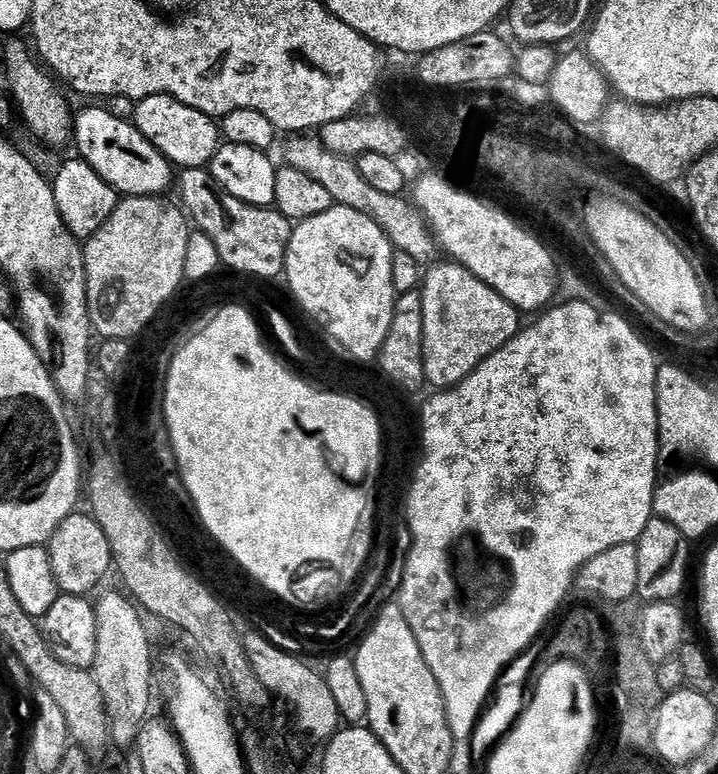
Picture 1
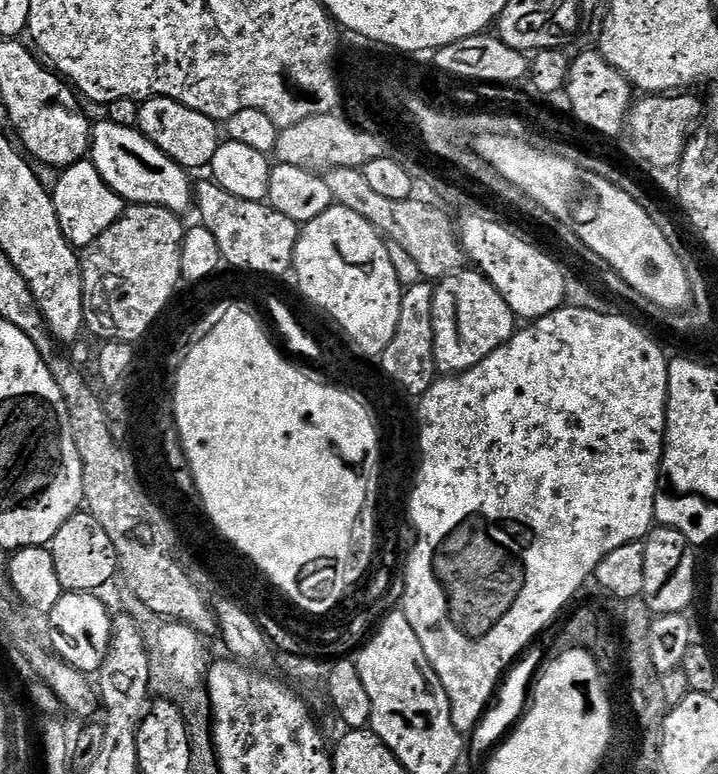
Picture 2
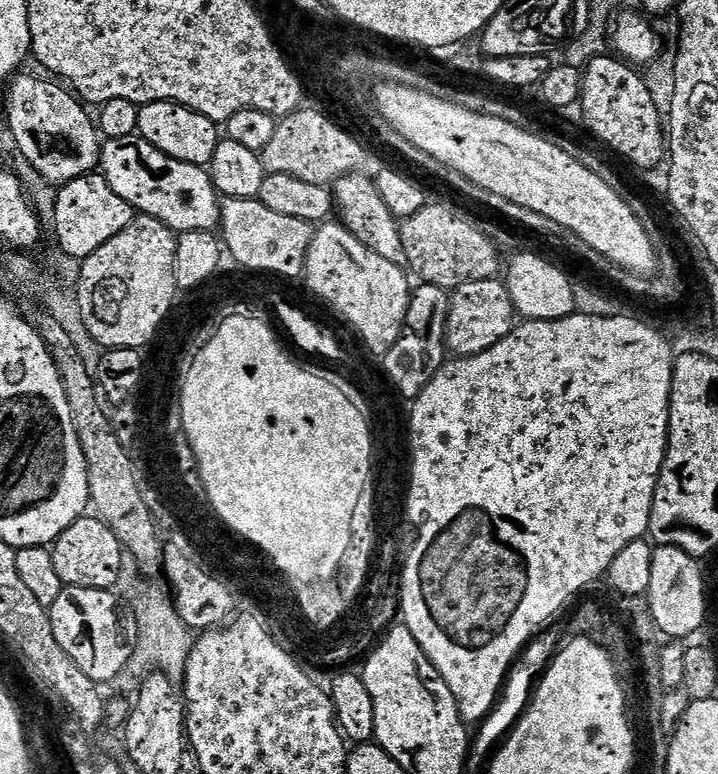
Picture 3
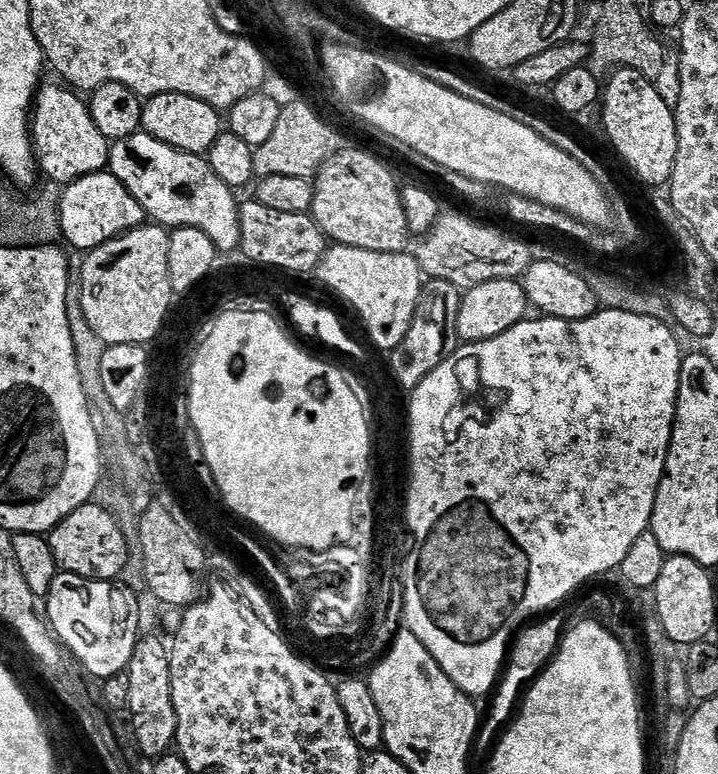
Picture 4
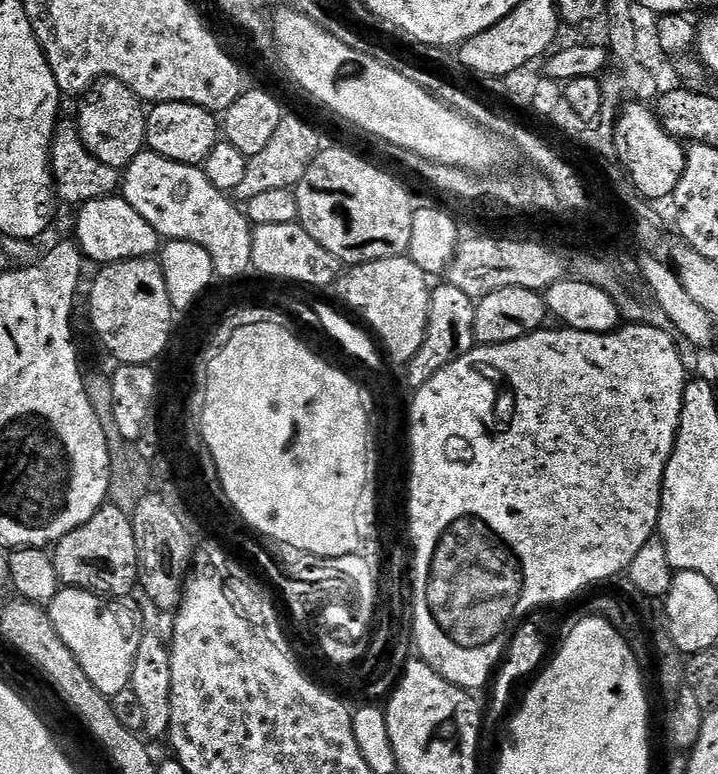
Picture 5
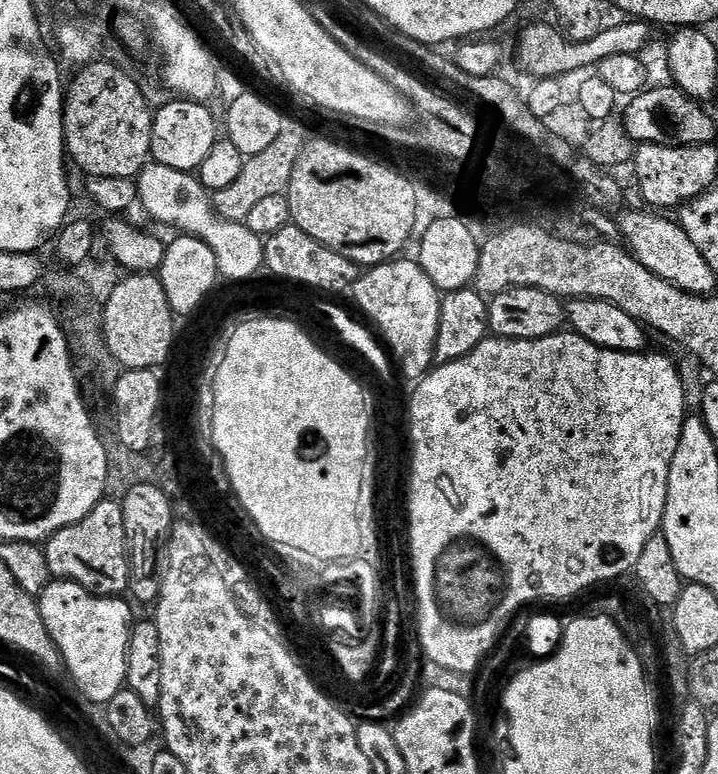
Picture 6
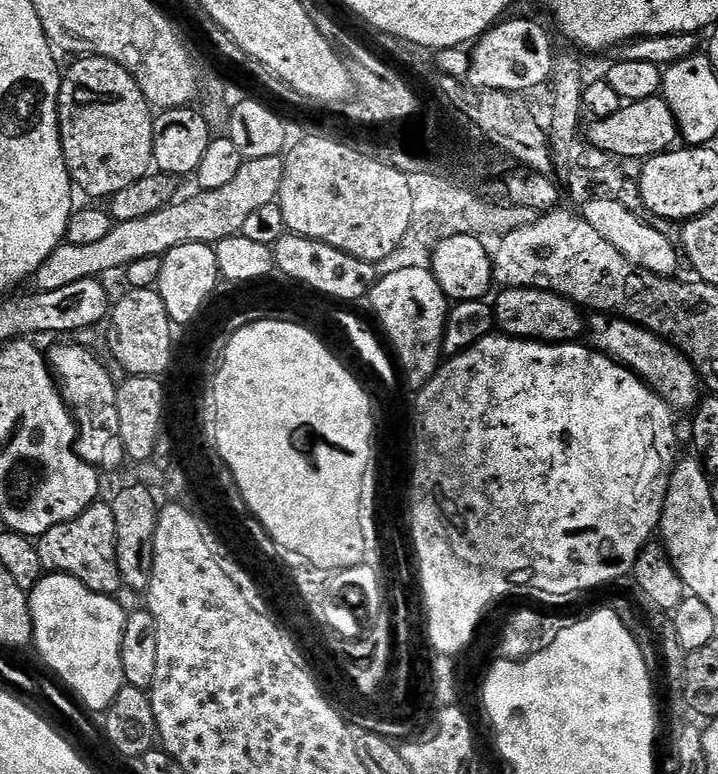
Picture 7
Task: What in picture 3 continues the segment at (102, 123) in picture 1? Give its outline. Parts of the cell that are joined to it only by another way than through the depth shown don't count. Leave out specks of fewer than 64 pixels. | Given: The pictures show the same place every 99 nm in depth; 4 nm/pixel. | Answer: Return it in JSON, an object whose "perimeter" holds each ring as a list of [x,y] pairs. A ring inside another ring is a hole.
{"perimeter":[[[139,135],[107,139],[101,145],[100,172],[123,201],[141,215],[160,220],[173,232],[207,232],[220,225],[220,195],[203,166],[170,158]]]}

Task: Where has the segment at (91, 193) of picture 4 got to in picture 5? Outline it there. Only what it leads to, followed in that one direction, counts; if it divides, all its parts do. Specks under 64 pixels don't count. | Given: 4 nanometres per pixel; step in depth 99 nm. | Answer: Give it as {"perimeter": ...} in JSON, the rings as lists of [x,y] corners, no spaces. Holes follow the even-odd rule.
{"perimeter":[[[115,194],[86,201],[79,205],[76,216],[76,233],[74,239],[81,252],[96,266],[117,264],[123,260],[143,260],[152,258],[161,251],[162,237],[150,226],[134,206],[123,195]]]}

